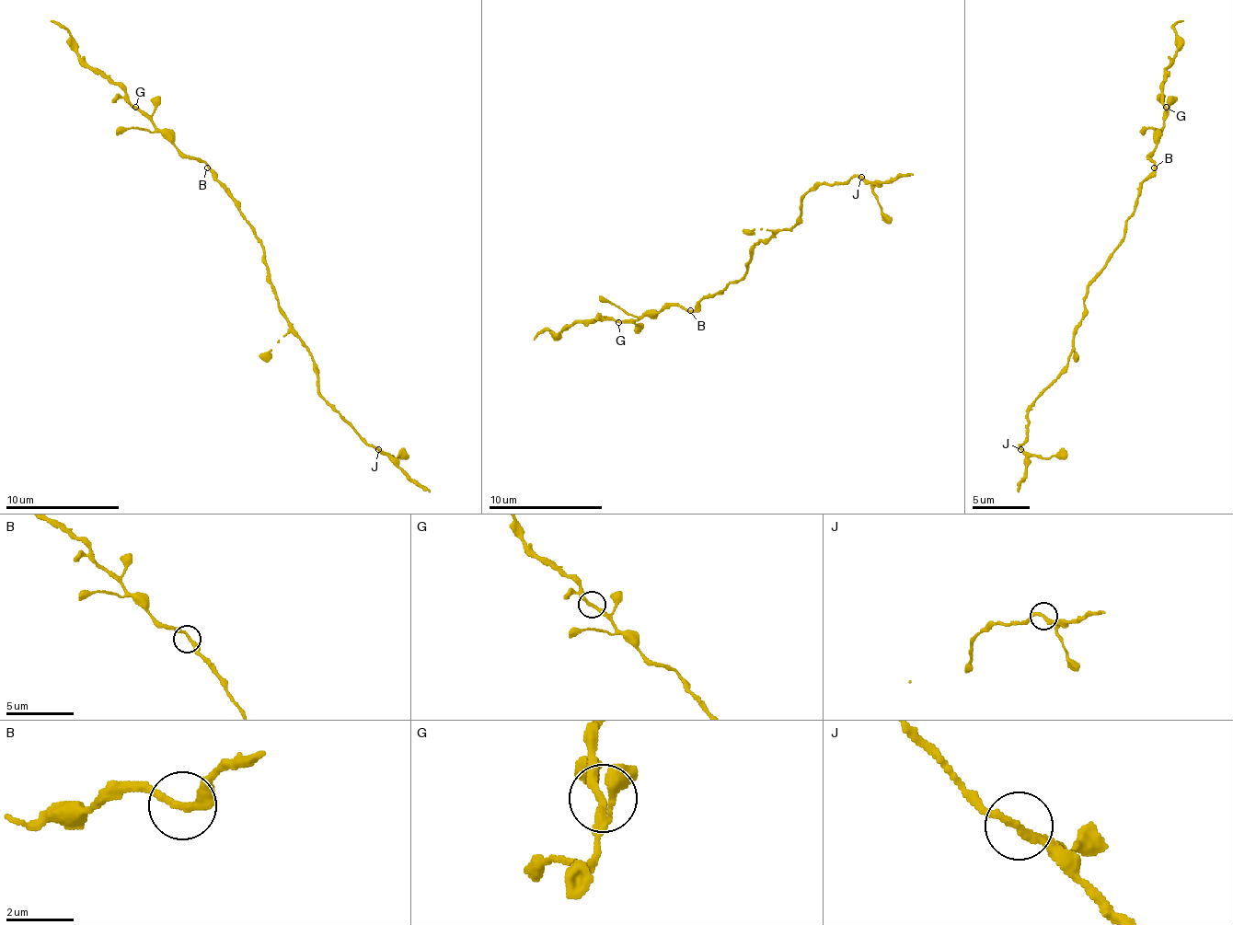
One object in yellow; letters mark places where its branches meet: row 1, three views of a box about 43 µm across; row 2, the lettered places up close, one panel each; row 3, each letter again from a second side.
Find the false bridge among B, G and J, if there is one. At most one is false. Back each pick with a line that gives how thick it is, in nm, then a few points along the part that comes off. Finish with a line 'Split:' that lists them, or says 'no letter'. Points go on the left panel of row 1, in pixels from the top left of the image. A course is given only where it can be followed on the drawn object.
Split: no letter

